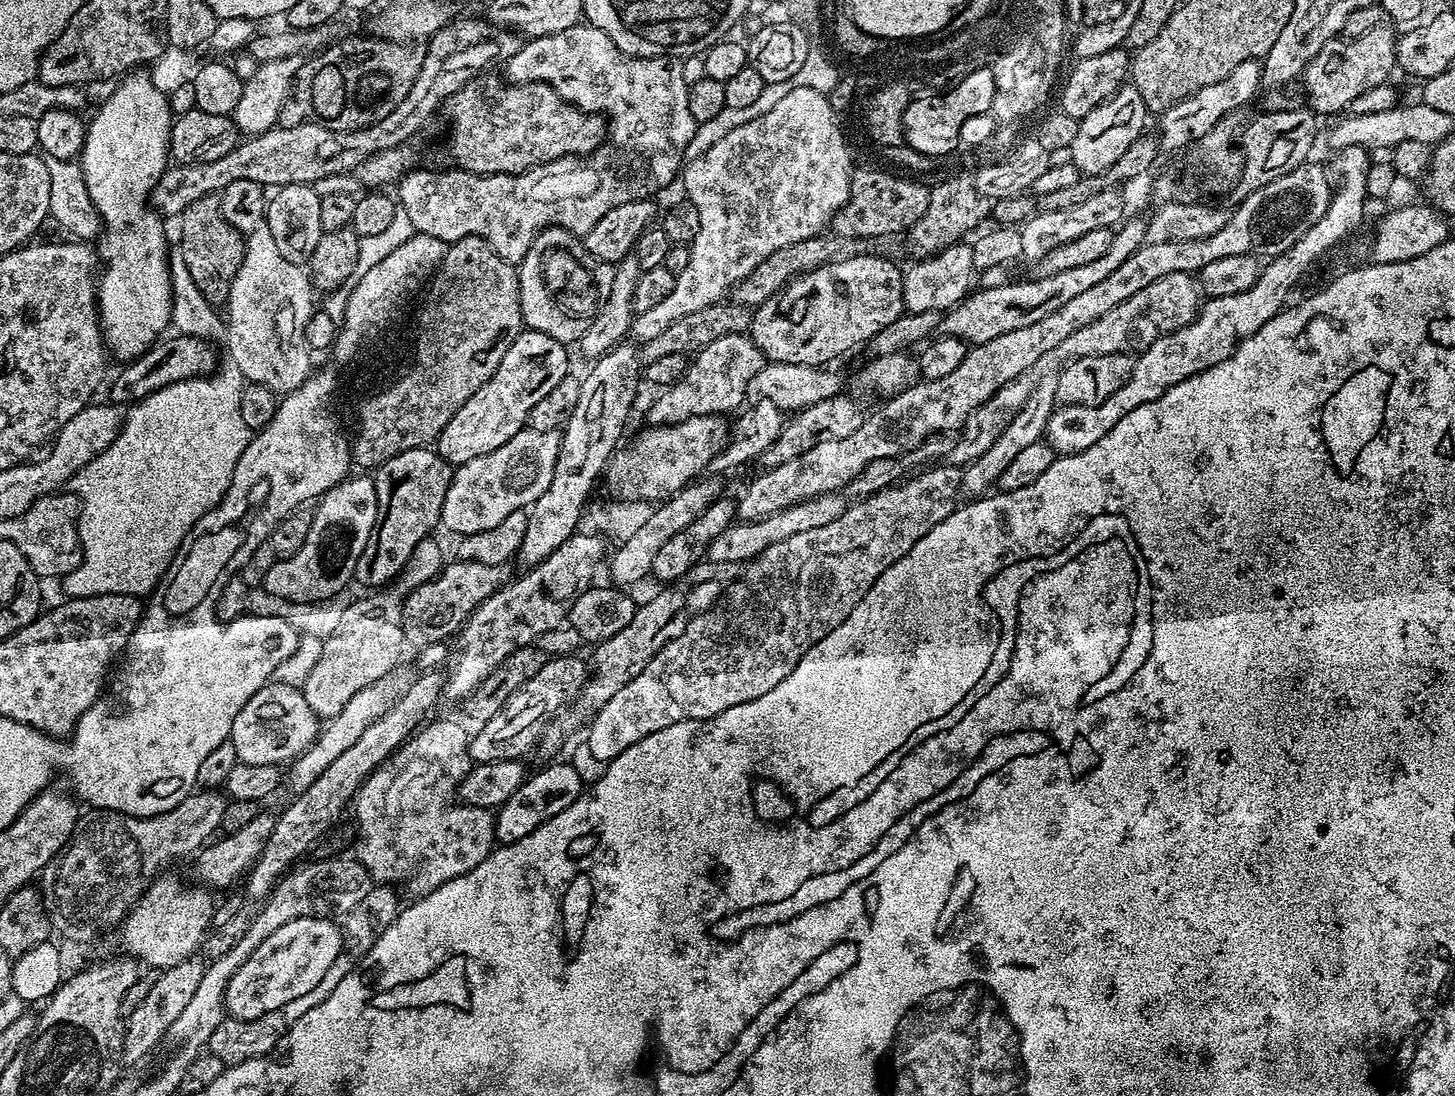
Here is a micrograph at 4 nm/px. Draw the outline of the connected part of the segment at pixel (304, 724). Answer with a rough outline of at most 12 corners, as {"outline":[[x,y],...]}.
{"outline":[[269,682],[238,710],[242,764],[292,762],[318,735],[303,691]]}

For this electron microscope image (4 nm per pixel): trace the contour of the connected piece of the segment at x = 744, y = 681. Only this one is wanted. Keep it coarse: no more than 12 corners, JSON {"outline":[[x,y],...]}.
{"outline":[[923,470],[762,550],[591,717],[605,762],[763,700],[953,512]]}

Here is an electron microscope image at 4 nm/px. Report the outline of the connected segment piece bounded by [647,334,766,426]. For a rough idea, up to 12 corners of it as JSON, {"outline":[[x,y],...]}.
{"outline":[[748,334],[695,353],[649,425],[735,413],[766,363]]}

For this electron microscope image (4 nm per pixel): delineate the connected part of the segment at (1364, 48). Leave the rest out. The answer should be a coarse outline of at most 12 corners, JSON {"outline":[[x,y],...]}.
{"outline":[[1397,33],[1326,41],[1302,71],[1307,107],[1346,110],[1397,67]]}

